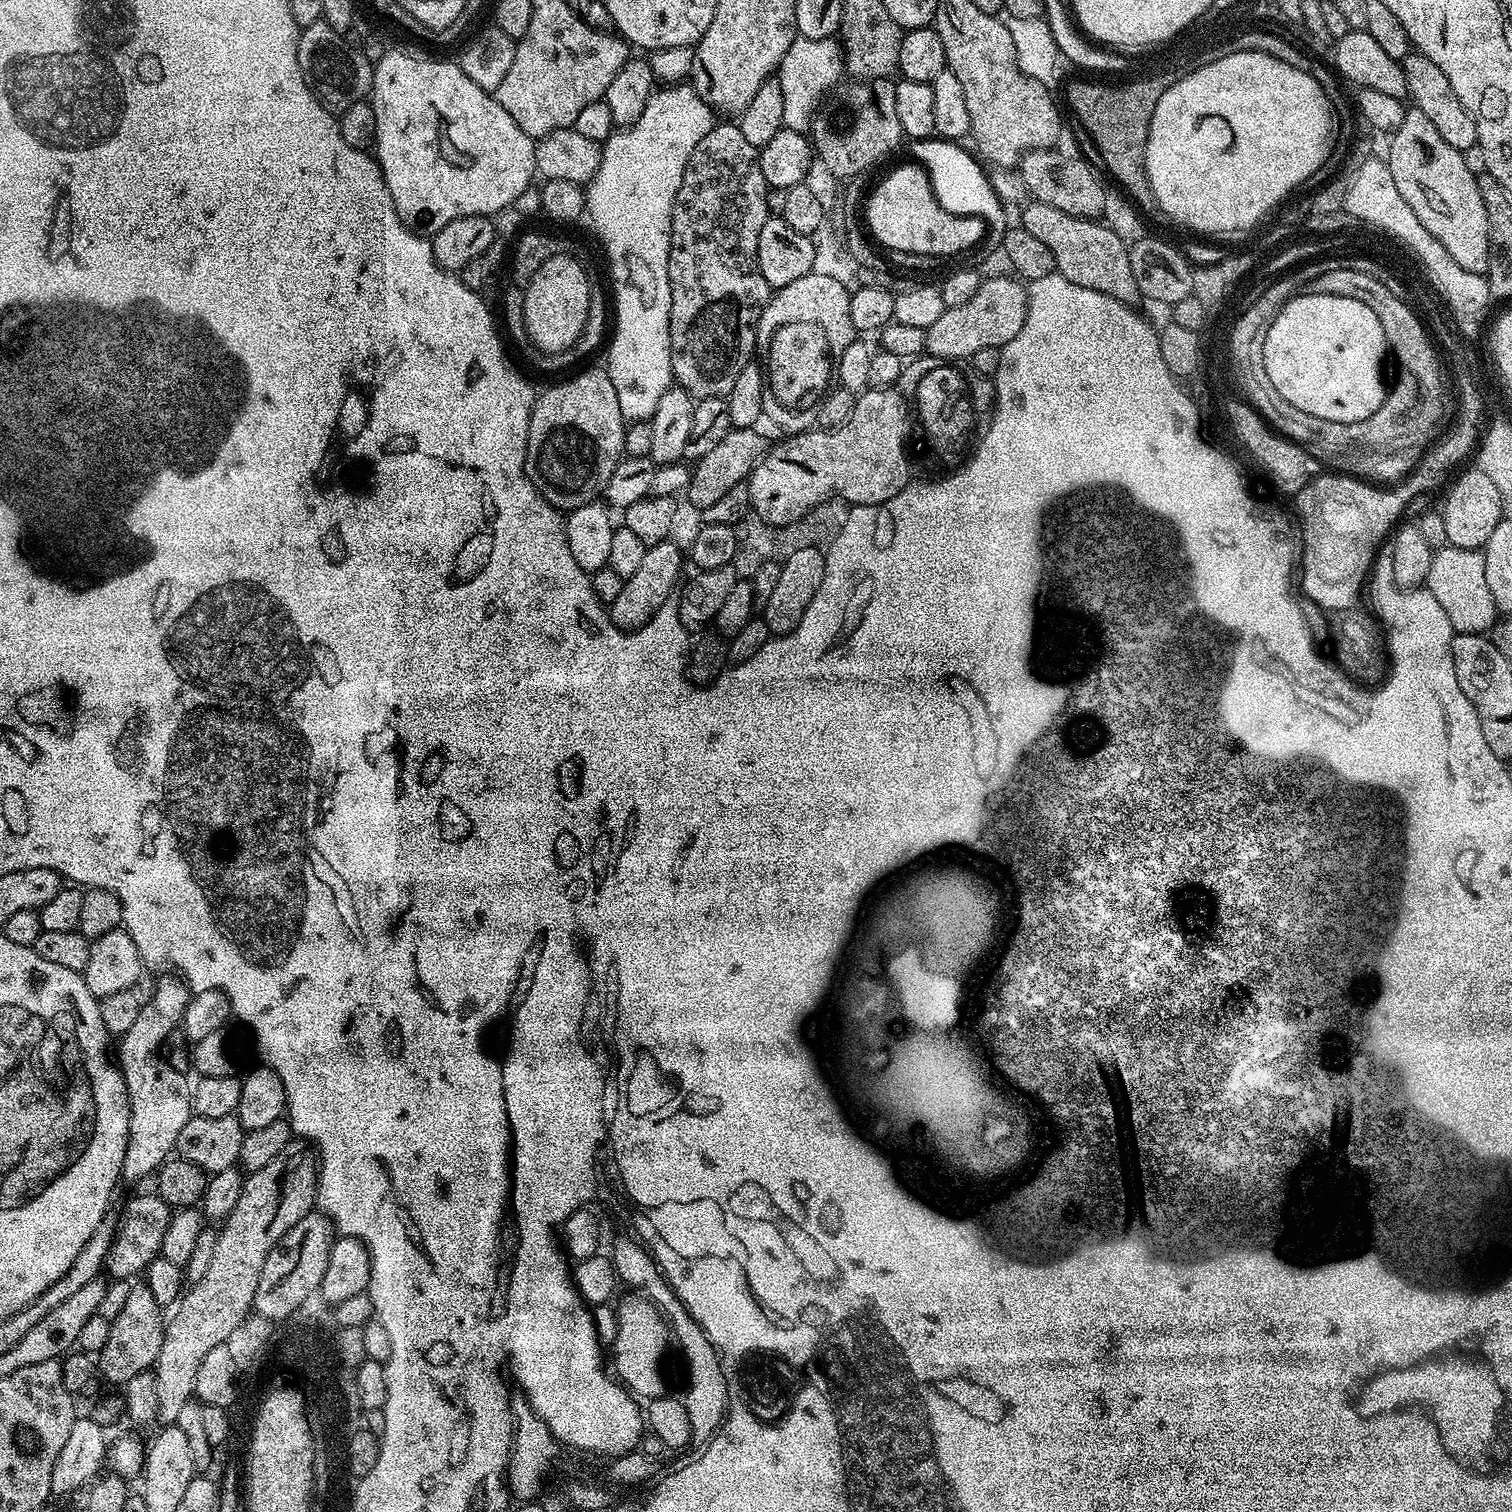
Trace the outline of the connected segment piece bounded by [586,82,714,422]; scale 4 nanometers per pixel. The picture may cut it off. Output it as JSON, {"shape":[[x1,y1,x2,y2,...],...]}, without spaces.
{"shape":[[685,82,664,86,659,90,653,91,652,96,646,102,646,110,642,110,638,122,634,122,628,128,613,131,612,137,603,141,602,162,598,166,594,178,588,181,586,185,586,216,587,219,592,219,592,228,600,235,600,240,604,243,604,252,608,255,608,264,612,267,612,284,614,286,614,306,612,305,614,321,612,327,614,326,614,334,608,348,606,371,614,385,614,390,617,391,619,409,622,410,624,418,630,422,651,419,654,410,658,406,658,400,674,384,672,374,672,347,670,346,670,330,668,329,670,326,668,251,670,250,670,234,672,233,672,203,678,194,678,186,682,186,682,174,686,170,686,162,690,162,690,154,694,154,694,146,698,146,698,142,702,142,702,138,706,138,706,134,710,134,710,130,714,127,714,119,712,120,714,109,712,105,708,103,707,99,701,93,699,96,690,85,691,83]]}

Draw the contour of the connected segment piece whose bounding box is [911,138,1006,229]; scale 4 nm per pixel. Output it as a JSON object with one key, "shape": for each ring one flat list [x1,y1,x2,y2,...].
{"shape":[[939,138,918,140,911,147,913,154,917,156,913,157,927,172,928,179,932,181,934,194,947,212,953,212,959,216,978,216,985,225,992,227,993,224,996,228,1001,227,1000,229,1005,227,1005,205,1001,203,991,188,989,173,985,169,980,169,981,161,971,151,969,151,970,153,963,152,959,143]]}

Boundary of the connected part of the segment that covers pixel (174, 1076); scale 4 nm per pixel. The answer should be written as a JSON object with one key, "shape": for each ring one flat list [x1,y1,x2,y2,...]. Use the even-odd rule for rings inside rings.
{"shape":[[168,974,156,984,152,997,147,997,146,1003,141,1007,134,1026,126,1030,126,1034,119,1037,120,1060,118,1067,120,1077,124,1079,125,1090,128,1092,128,1136,125,1146,125,1154,121,1160,119,1175,125,1180,140,1180,143,1176,151,1177,161,1164,176,1152,178,1134,182,1134,182,1126,190,1122,192,1115,192,1094,190,1080,187,1080,176,1068,171,1068,156,1051,164,1044,164,1039,172,1031,181,1027,183,1012,186,1010,190,989,183,979,176,974]]}

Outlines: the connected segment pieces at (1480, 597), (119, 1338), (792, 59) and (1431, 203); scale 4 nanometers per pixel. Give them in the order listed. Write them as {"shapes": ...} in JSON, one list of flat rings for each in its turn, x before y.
{"shapes":[[[1437,547,1432,553,1426,587,1430,594,1434,594,1434,598,1438,598,1438,606,1446,610,1446,618,1450,618,1457,633,1484,634,1497,623,1496,603,1486,583,1483,551,1475,548]],[[142,1280,135,1281,121,1313,110,1322,110,1335,97,1355,99,1375,117,1386,123,1386,136,1374,151,1369,161,1352,165,1323,164,1310,155,1301,153,1291,148,1284]],[[797,35,790,50,786,50,786,58,782,58,778,69,778,79,782,86,784,127,807,133,812,127,812,117,821,107,820,99,823,96,825,99,841,83,845,72,844,49,839,39]],[[1415,106,1409,107,1404,113,1402,126,1391,133,1388,146,1386,145,1386,161,1390,175,1399,194,1405,199,1406,205,1418,216,1422,224,1442,246,1452,255,1452,258,1462,266,1463,270,1471,273,1487,273,1488,270,1488,219,1486,218,1486,202,1482,202,1482,190,1478,190,1477,173,1467,164,1465,153,1459,152,1438,130,1434,122,1422,114]]]}

